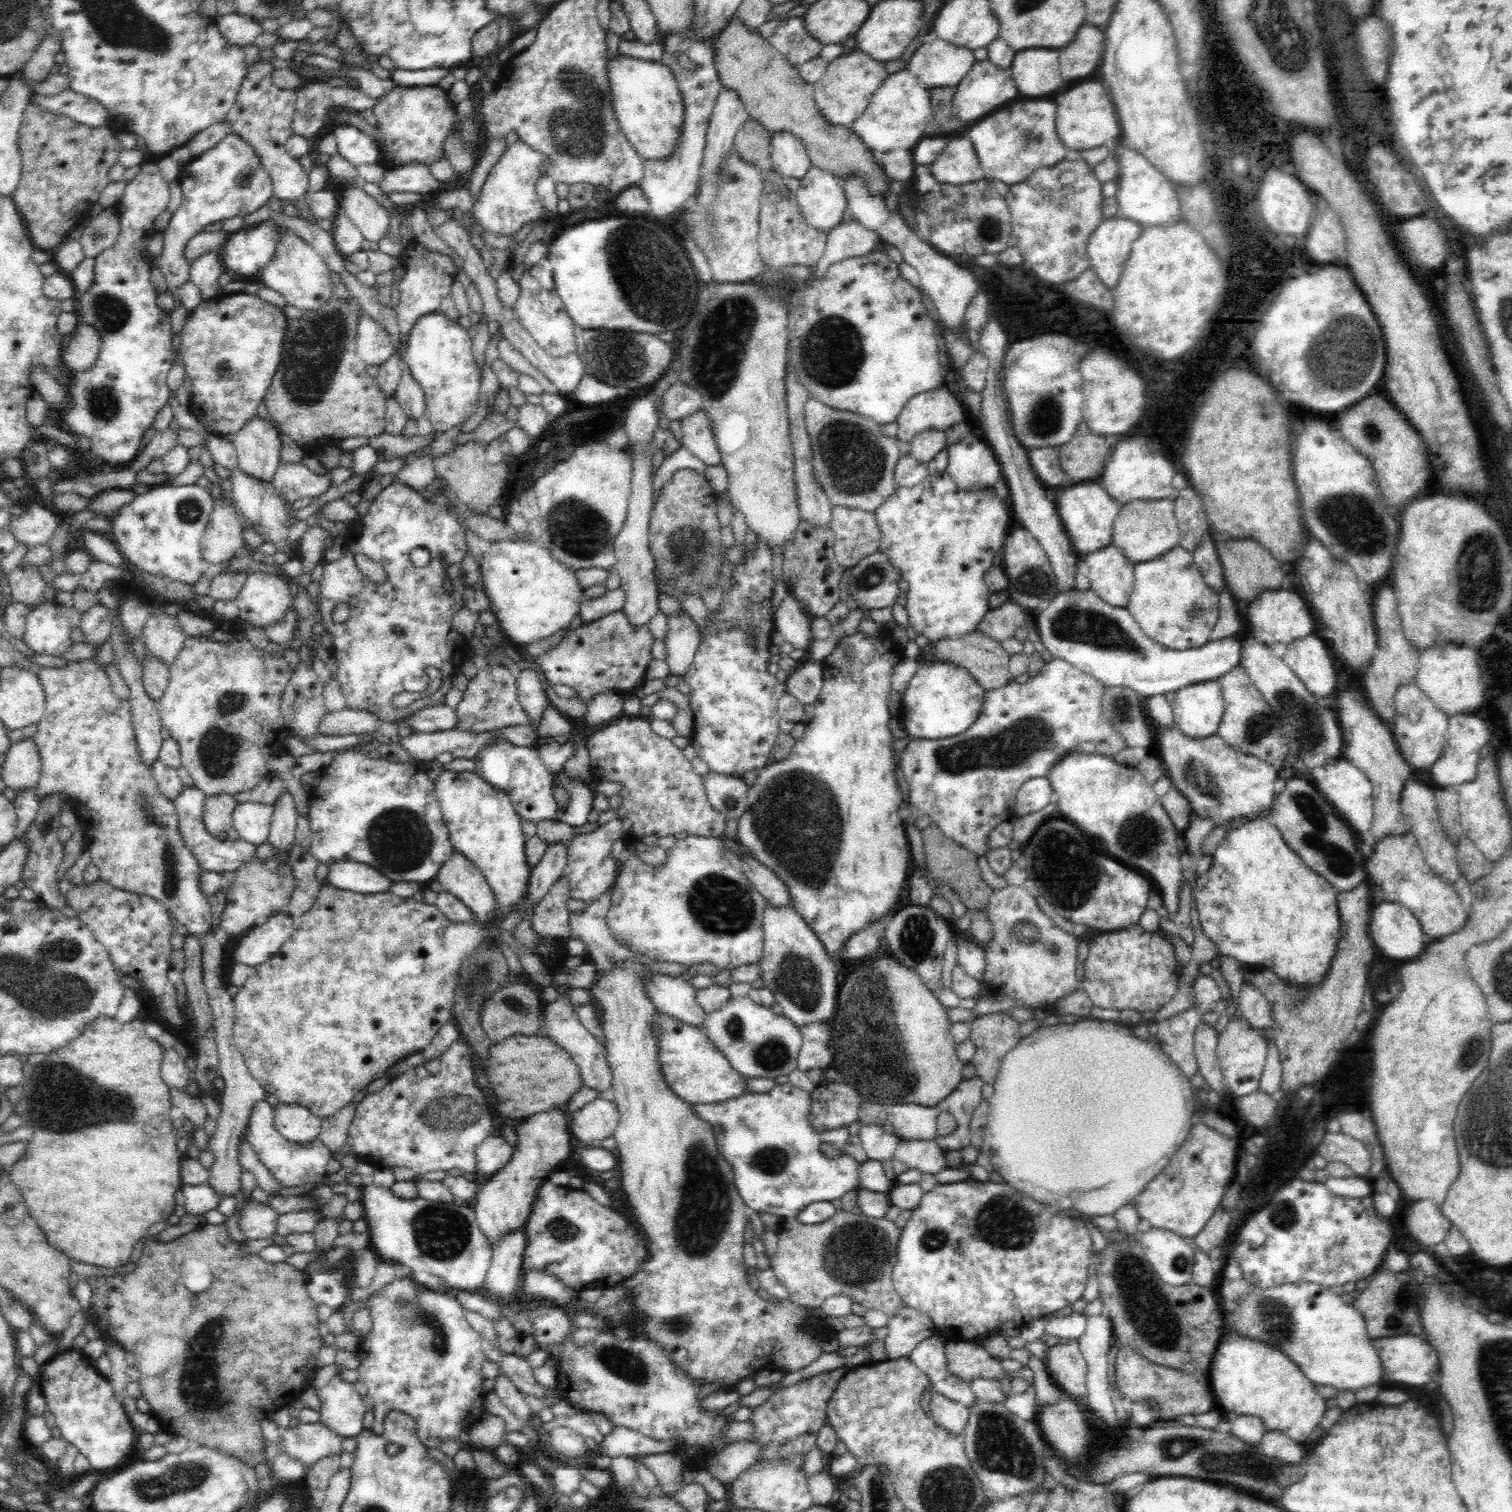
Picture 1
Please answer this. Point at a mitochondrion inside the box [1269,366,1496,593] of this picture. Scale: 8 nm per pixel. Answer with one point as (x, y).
(1350, 519)

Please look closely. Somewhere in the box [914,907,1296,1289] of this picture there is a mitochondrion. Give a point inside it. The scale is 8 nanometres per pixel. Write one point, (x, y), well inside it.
(1003, 1222)

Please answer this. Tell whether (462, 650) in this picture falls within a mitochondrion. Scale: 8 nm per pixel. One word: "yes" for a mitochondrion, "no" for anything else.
no

